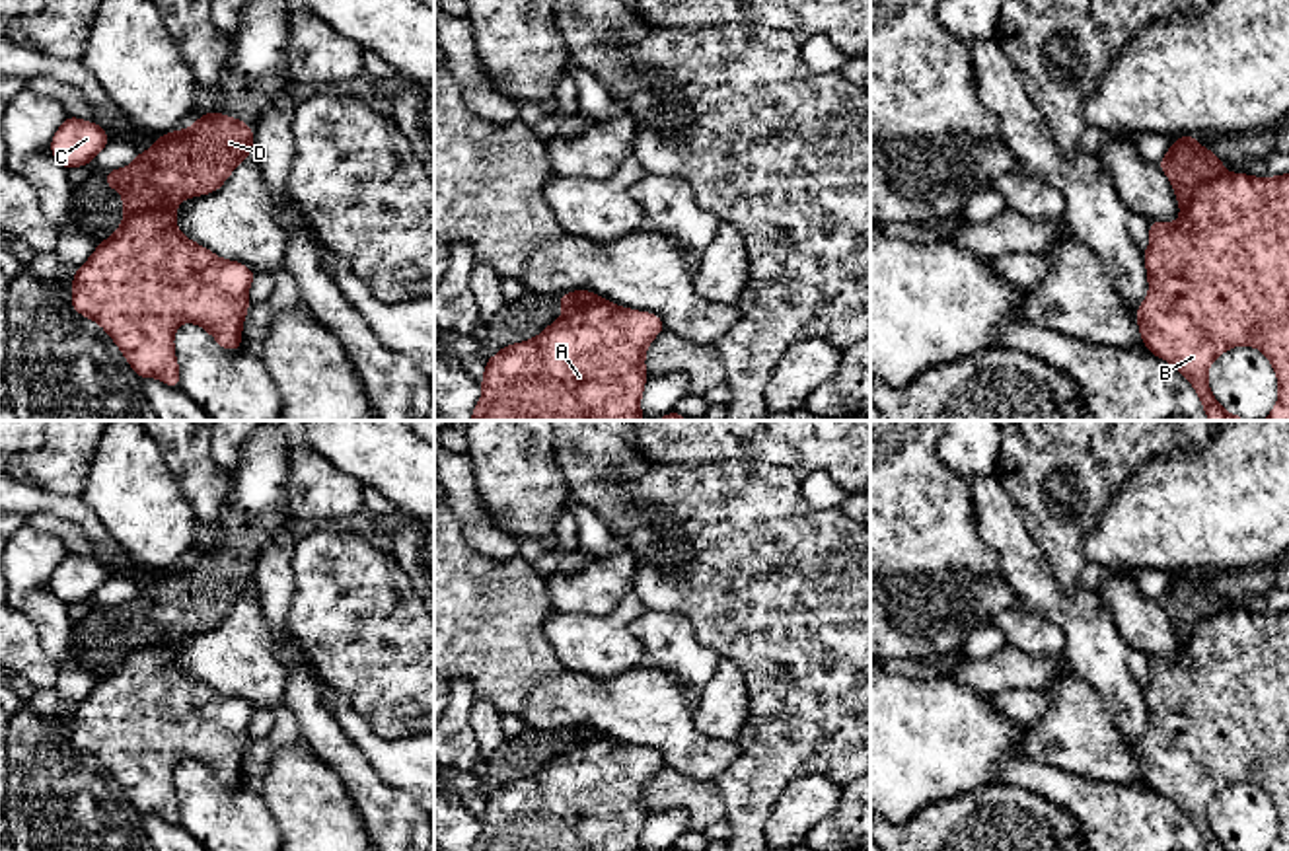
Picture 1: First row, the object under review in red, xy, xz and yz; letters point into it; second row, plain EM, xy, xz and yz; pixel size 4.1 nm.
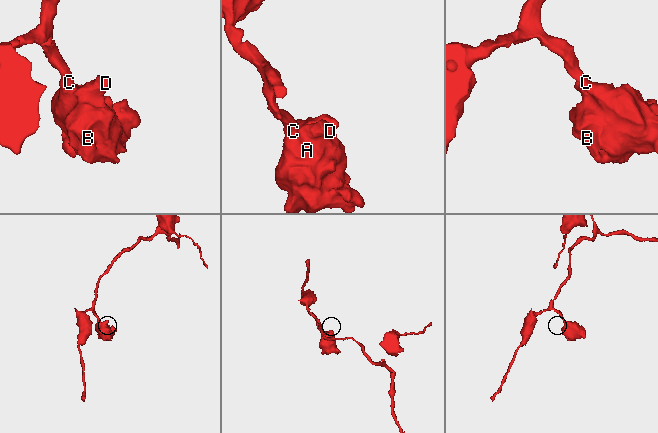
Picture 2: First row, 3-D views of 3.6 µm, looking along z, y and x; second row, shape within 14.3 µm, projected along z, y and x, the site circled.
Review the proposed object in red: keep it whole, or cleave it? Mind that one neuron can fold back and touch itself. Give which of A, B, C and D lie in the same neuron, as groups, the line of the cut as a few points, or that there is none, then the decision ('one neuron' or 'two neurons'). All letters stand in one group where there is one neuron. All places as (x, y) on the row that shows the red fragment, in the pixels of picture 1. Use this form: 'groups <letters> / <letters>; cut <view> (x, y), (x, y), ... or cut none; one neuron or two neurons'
groups A B C / D; cut yz (1225, 172), (1200, 187), (1182, 209); two neurons

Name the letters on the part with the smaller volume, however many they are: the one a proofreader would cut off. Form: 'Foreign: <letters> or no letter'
Foreign: D

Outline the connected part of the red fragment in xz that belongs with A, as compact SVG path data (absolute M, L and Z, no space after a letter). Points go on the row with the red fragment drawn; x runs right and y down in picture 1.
M608 300L580 306L537 337L504 347L485 362L483 395L471 421L644 421L644 354L660 331L664 323L656 314Z

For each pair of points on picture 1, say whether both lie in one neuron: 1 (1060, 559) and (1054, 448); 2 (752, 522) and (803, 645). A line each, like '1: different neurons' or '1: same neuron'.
1: same neuron
2: same neuron

